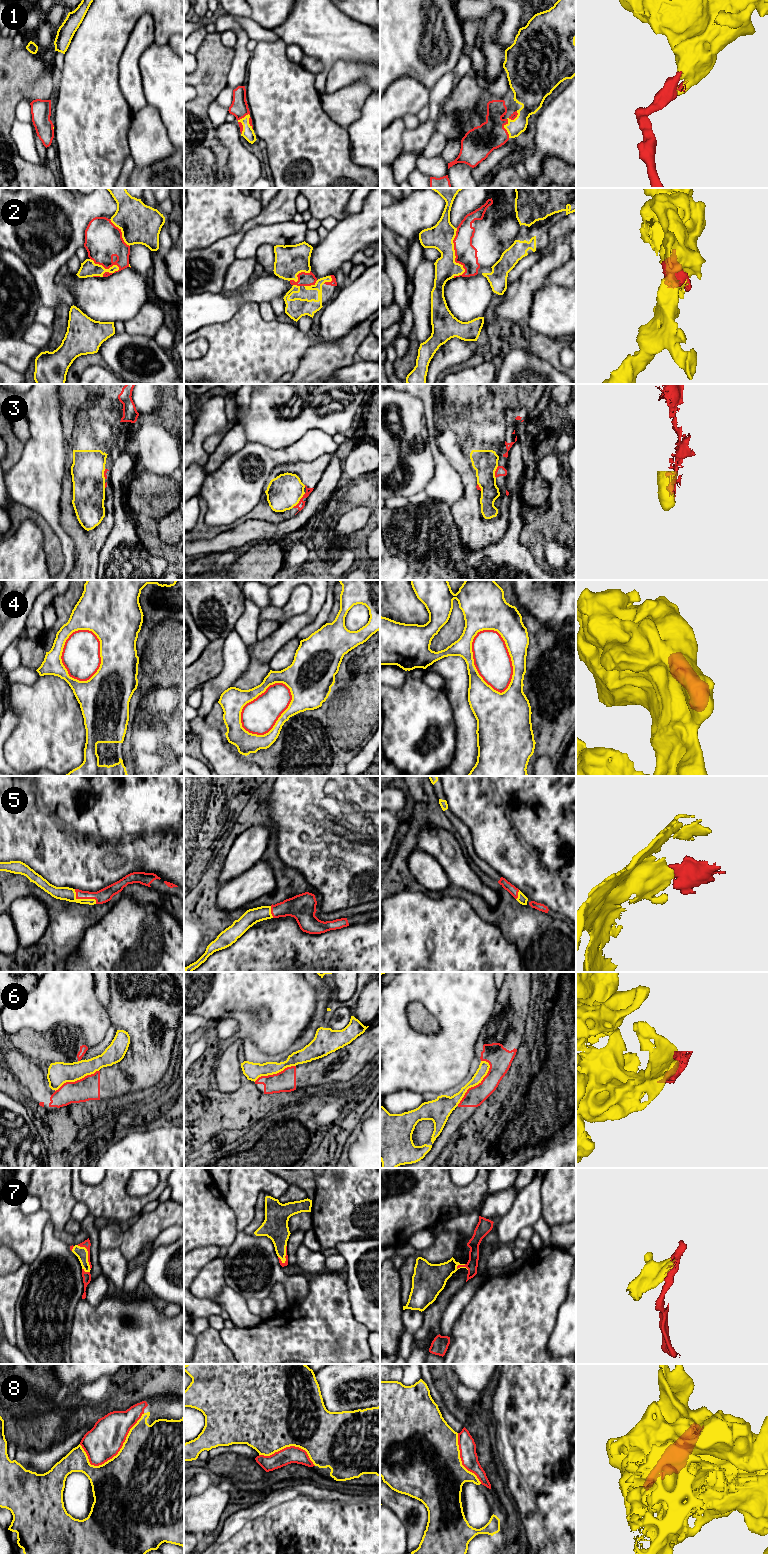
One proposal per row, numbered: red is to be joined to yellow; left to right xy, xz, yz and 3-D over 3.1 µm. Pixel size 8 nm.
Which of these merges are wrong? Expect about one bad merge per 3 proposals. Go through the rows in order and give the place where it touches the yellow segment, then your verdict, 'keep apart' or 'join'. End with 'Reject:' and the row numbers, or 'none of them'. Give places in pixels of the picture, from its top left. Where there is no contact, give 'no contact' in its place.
1: meets yellow in yz at (508, 122); join
2: meets yellow in yz at (455, 256); join
3: meets yellow in xz at (299, 500); join
4: meets yellow in yz at (473, 662); keep apart
5: meets yellow in xy at (83, 899); join
6: meets yellow in yz at (476, 1084); keep apart
7: meets yellow in xy at (87, 1255); join
8: meets yellow in xy at (122, 1447); keep apart
Reject: 4, 6, 8

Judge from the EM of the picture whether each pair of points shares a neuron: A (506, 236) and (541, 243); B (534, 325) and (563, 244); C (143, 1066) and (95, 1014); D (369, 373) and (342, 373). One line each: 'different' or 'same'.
A: same
B: different
C: different
D: same

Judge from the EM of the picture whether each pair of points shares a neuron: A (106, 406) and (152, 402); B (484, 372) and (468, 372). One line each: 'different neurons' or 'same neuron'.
A: different neurons
B: same neuron

